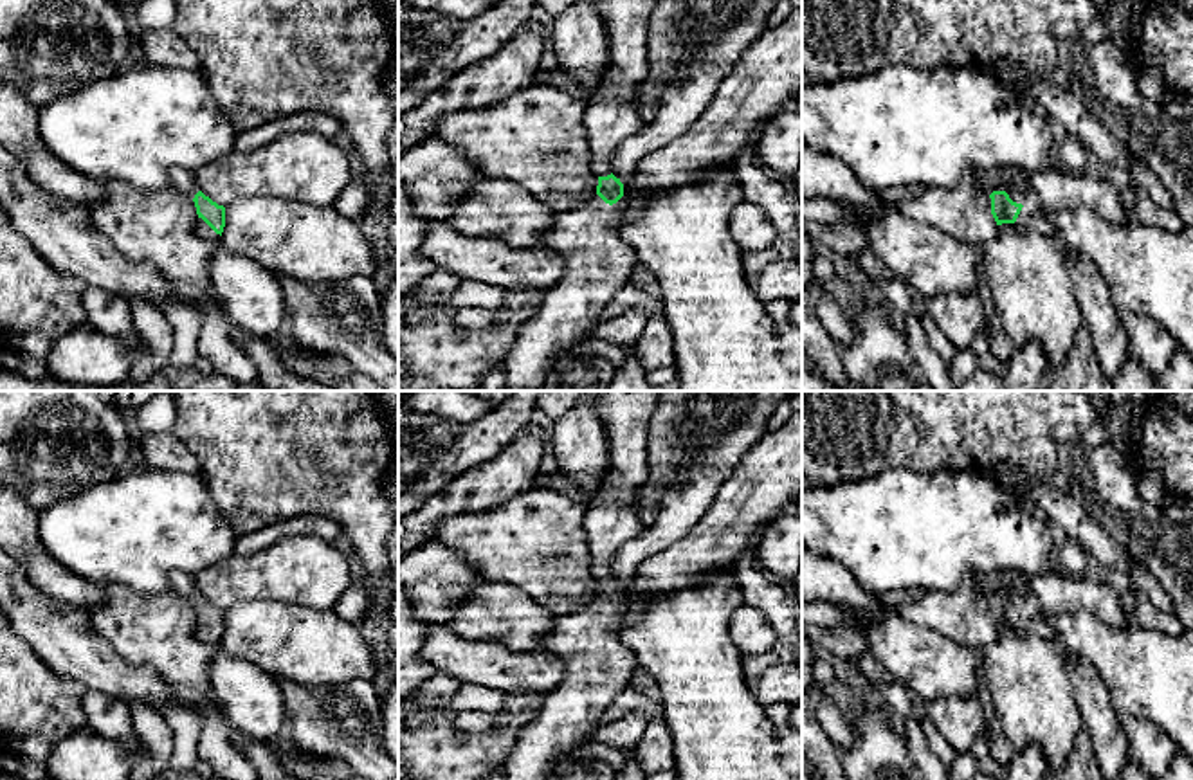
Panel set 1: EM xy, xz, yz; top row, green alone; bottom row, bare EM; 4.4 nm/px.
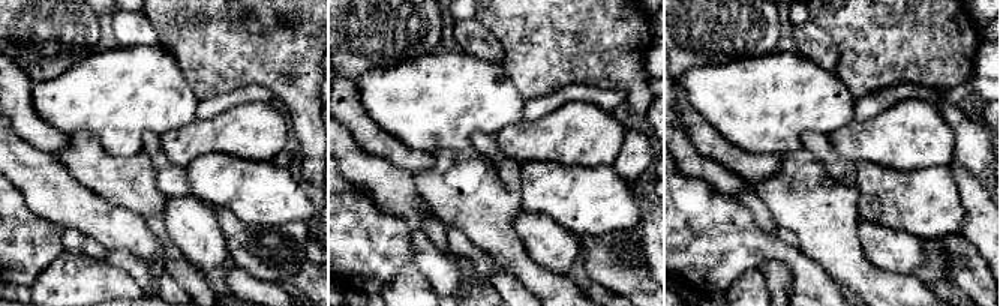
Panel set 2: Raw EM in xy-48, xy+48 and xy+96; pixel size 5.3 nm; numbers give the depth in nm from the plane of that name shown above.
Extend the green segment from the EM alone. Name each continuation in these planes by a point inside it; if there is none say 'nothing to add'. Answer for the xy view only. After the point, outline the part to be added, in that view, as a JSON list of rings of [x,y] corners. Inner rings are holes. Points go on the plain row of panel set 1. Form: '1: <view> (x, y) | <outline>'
1: xy (204, 634) | [[[202,621],[196,625],[196,636],[200,641],[209,643],[209,645],[222,645],[222,639],[216,638]]]

